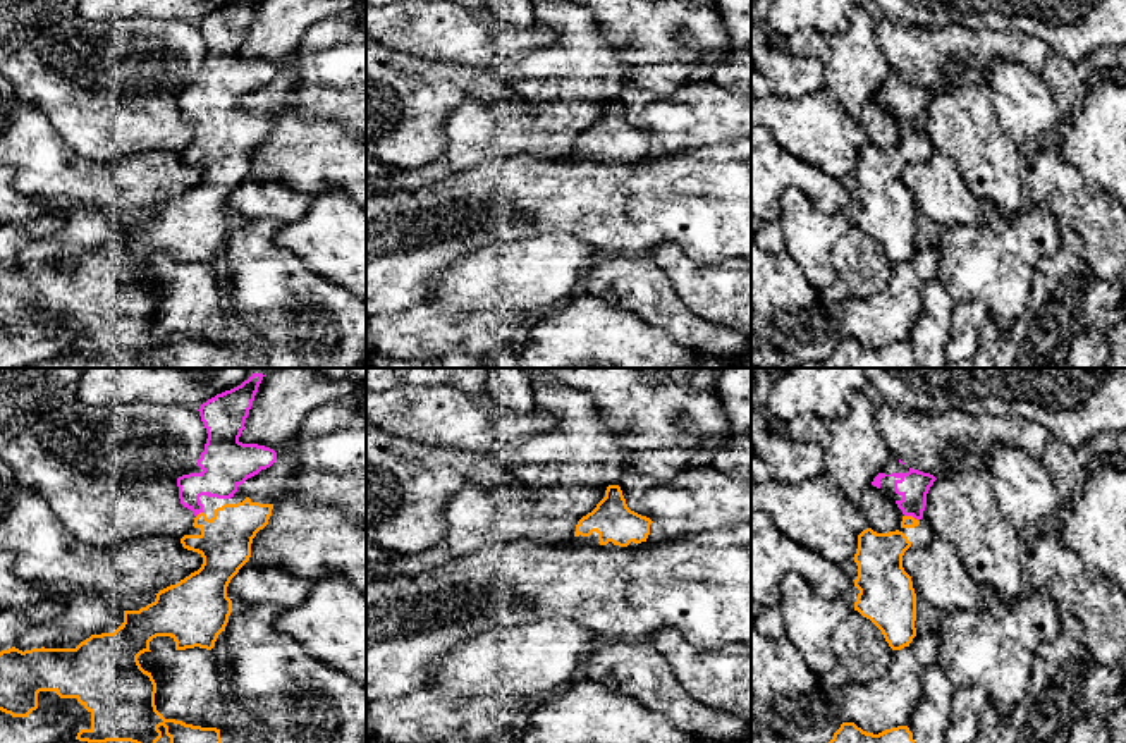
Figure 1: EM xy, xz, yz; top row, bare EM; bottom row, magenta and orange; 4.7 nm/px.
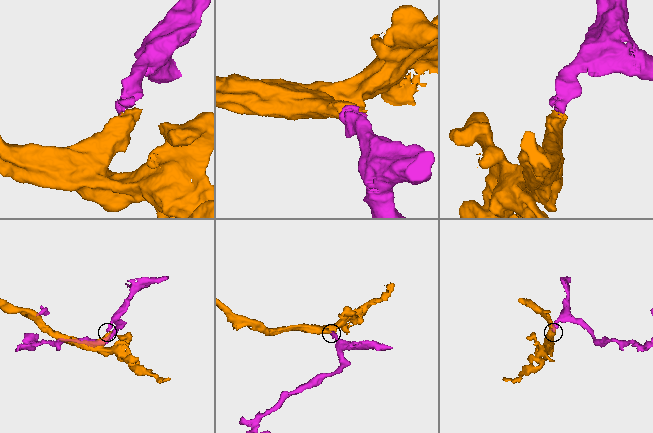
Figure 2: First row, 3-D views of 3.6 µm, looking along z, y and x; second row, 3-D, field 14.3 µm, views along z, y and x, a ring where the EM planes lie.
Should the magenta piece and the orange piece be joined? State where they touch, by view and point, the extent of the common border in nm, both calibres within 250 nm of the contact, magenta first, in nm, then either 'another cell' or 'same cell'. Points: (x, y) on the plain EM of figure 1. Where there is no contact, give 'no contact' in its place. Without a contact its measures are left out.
contact yz (911, 129); length 80 nm; calibres 140 and 60 nm; same cell

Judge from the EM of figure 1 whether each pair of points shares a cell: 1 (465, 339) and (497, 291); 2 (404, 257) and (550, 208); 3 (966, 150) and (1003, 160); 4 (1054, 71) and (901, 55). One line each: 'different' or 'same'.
1: different
2: same
3: same
4: different

